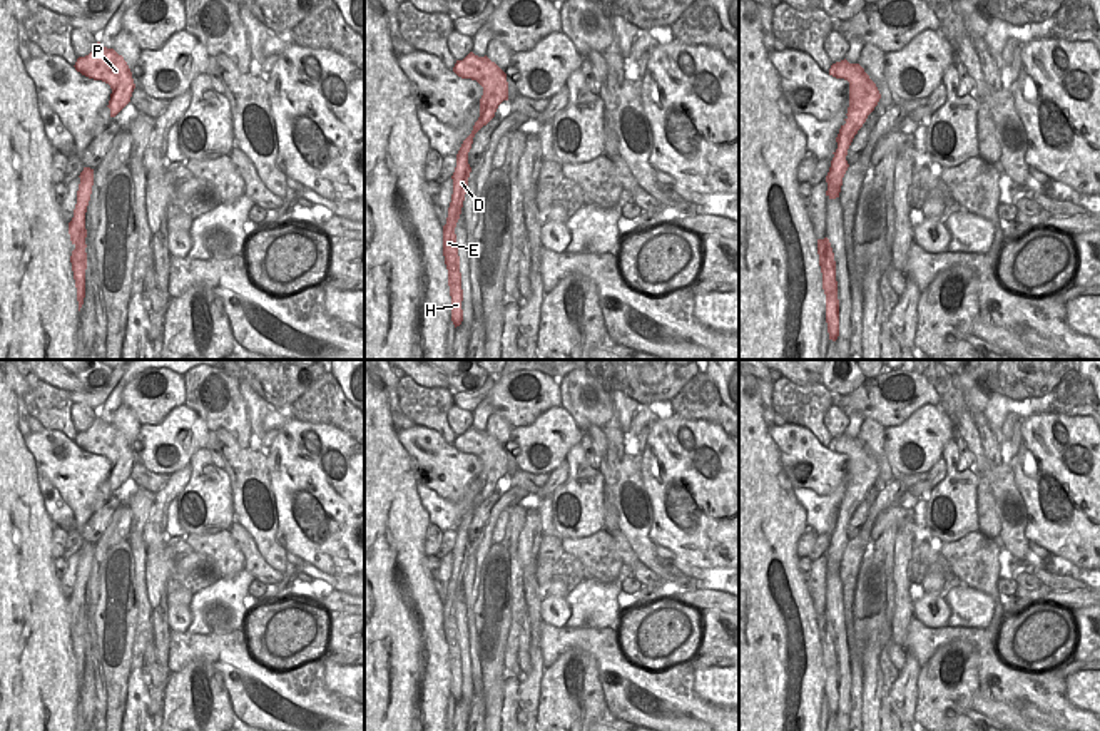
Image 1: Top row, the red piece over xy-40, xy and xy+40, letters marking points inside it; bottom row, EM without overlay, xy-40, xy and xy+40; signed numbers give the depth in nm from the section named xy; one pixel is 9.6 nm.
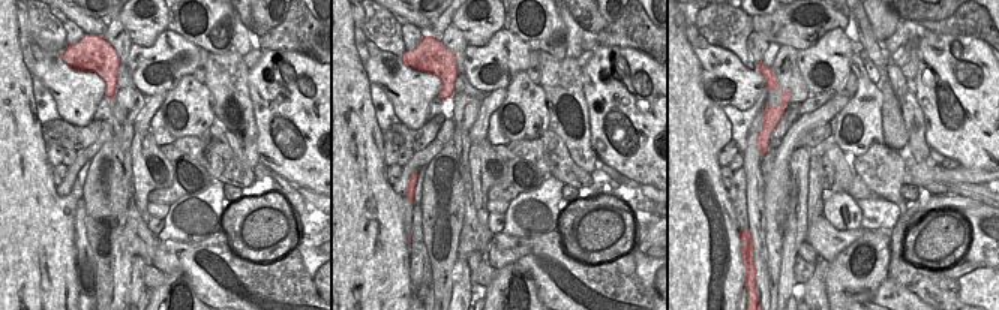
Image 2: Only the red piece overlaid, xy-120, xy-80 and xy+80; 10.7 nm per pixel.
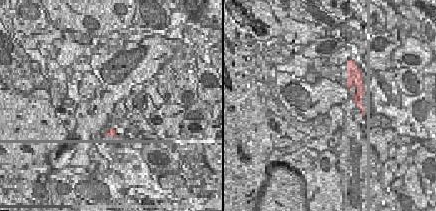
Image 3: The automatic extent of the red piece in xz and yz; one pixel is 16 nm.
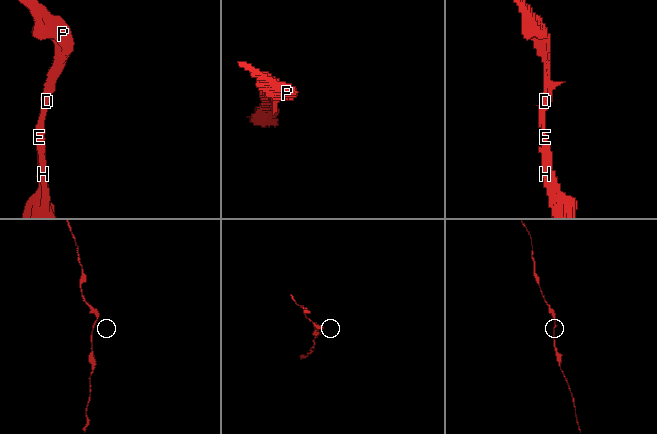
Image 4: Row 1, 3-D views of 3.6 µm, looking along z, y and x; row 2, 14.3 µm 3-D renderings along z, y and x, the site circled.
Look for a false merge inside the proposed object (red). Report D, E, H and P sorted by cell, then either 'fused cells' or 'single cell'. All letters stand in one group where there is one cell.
groups D E H P; single cell

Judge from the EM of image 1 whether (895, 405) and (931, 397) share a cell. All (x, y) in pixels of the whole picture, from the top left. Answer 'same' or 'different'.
same

